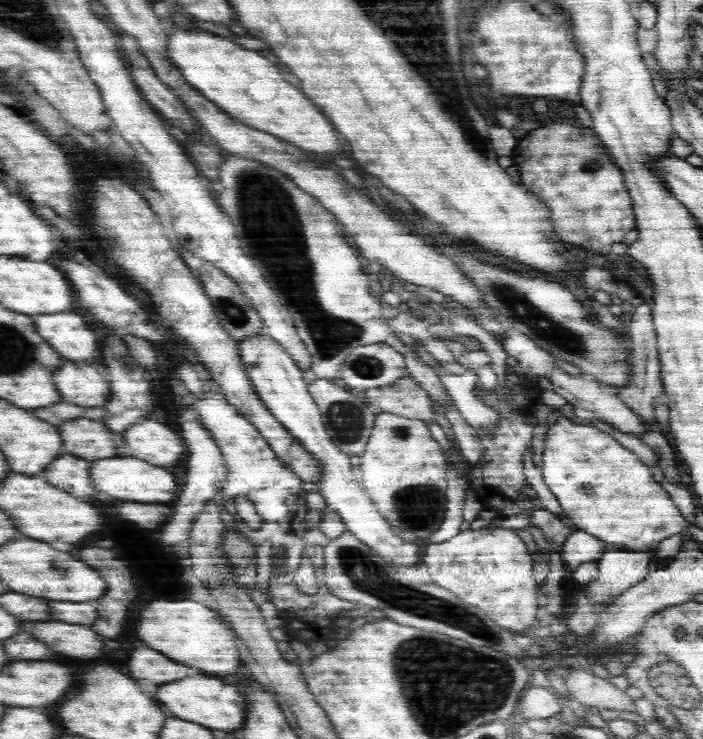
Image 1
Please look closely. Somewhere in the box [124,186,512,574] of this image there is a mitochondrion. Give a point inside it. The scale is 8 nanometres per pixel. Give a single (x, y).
(419, 506)

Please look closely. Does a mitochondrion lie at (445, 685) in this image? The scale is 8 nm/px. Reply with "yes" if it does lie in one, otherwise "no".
yes

